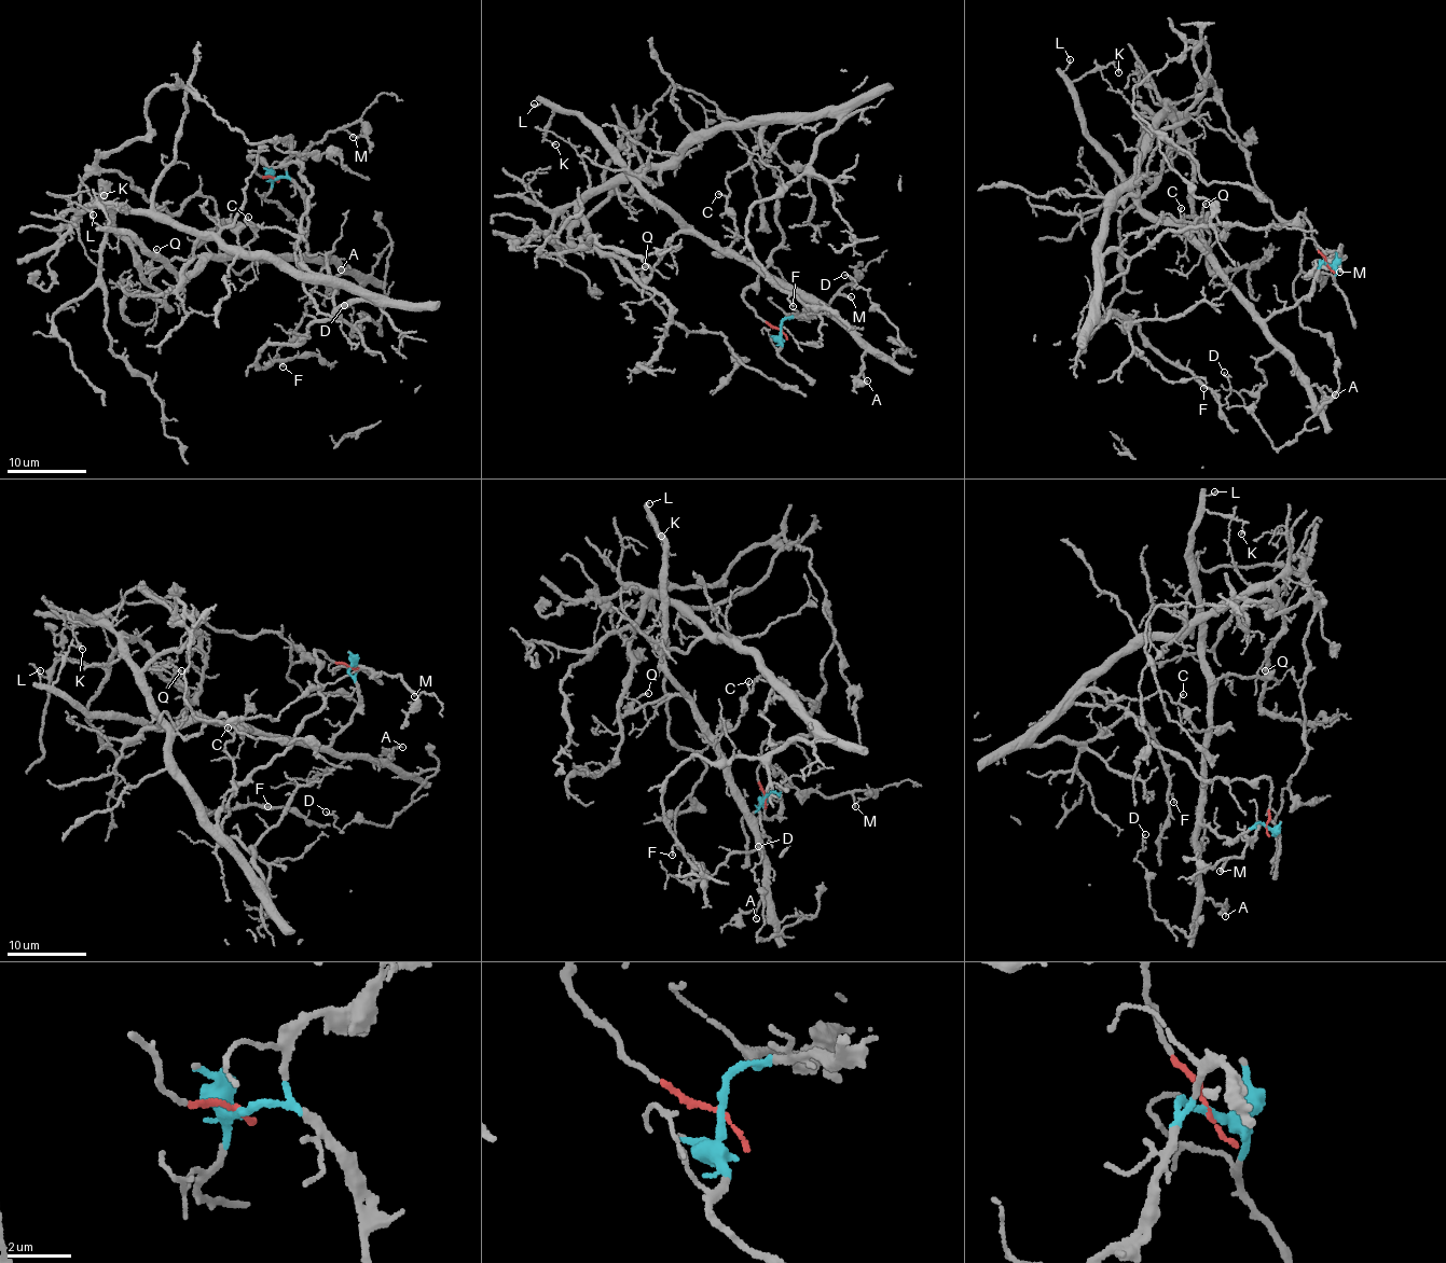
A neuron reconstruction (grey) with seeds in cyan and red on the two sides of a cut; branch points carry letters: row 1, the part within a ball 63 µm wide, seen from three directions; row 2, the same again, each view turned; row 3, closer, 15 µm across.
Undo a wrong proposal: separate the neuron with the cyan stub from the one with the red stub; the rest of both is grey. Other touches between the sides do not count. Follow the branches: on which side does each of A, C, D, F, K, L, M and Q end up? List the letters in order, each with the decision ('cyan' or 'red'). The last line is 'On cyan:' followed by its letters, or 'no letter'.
A: cyan
C: cyan
D: cyan
F: red
K: cyan
L: cyan
M: cyan
Q: cyan
On cyan: A, C, D, K, L, M, Q

